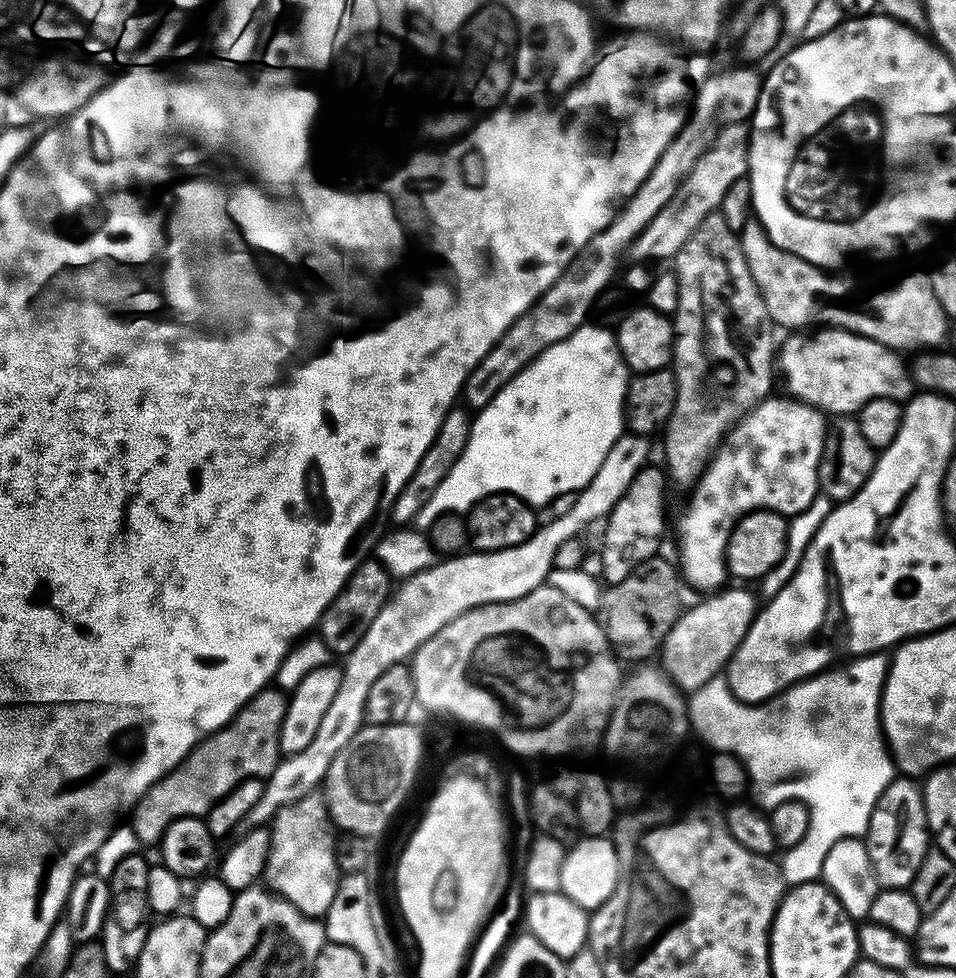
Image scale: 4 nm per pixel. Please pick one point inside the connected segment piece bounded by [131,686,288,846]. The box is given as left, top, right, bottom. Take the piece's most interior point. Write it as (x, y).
(246, 747)

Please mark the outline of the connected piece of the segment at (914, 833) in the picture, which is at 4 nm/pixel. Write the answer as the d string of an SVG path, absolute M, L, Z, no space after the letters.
M893 778L878 798L878 802L870 814L866 843L870 854L870 862L874 866L874 874L878 878L881 889L884 890L907 889L916 879L918 870L924 864L925 856L929 855L930 852L930 833L926 810L924 809L924 793L921 785L916 783L917 781L912 778Z

